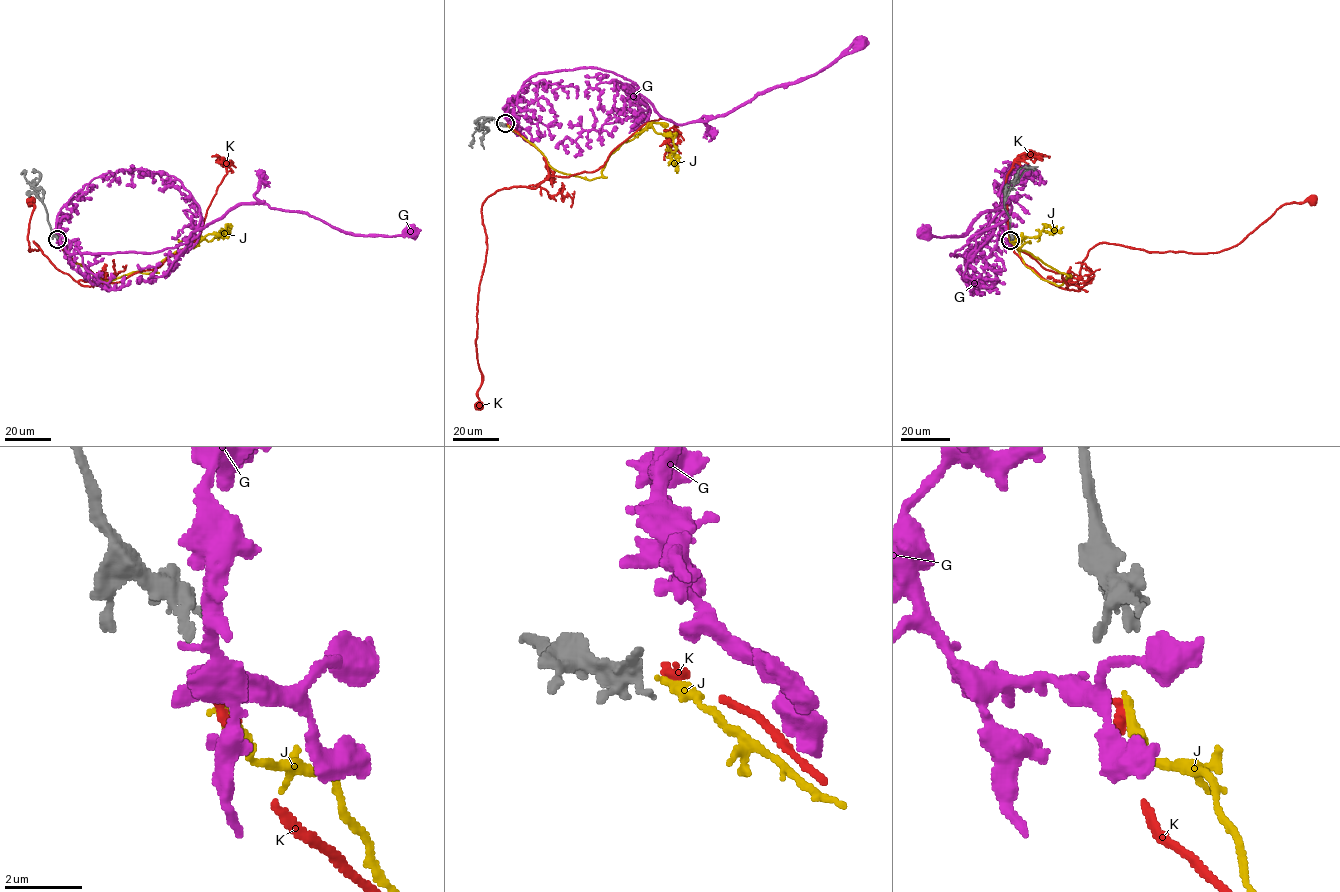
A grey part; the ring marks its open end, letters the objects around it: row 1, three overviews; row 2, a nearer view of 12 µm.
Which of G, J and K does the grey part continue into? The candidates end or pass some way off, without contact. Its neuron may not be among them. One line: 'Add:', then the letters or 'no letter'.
Add: K

